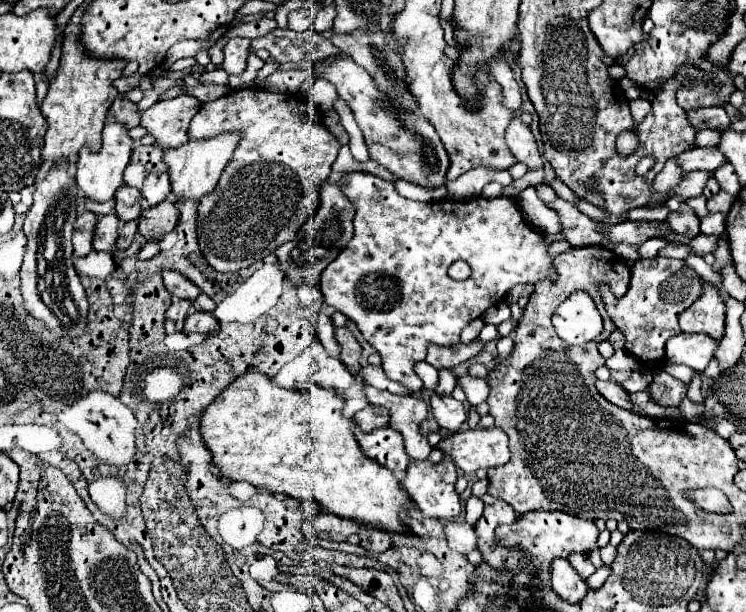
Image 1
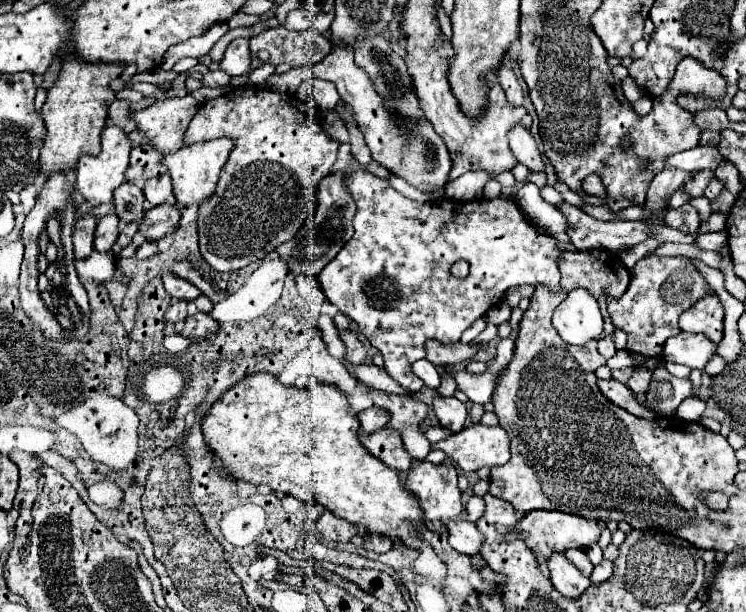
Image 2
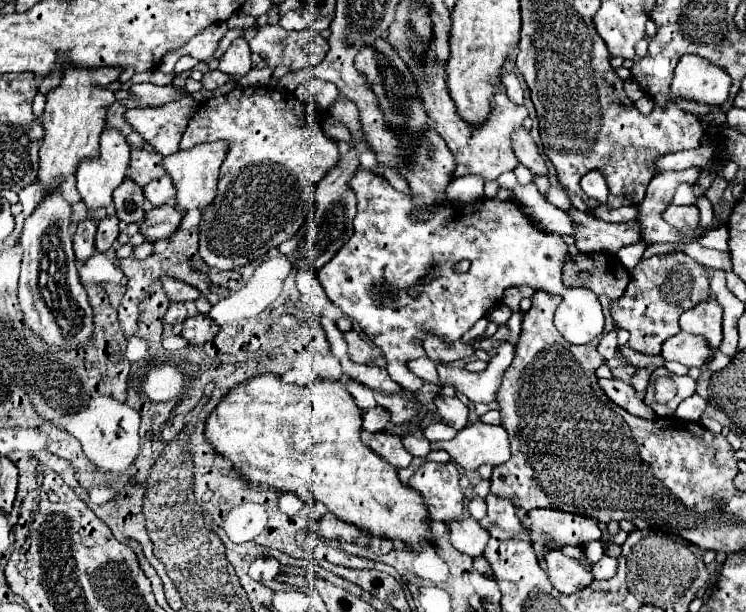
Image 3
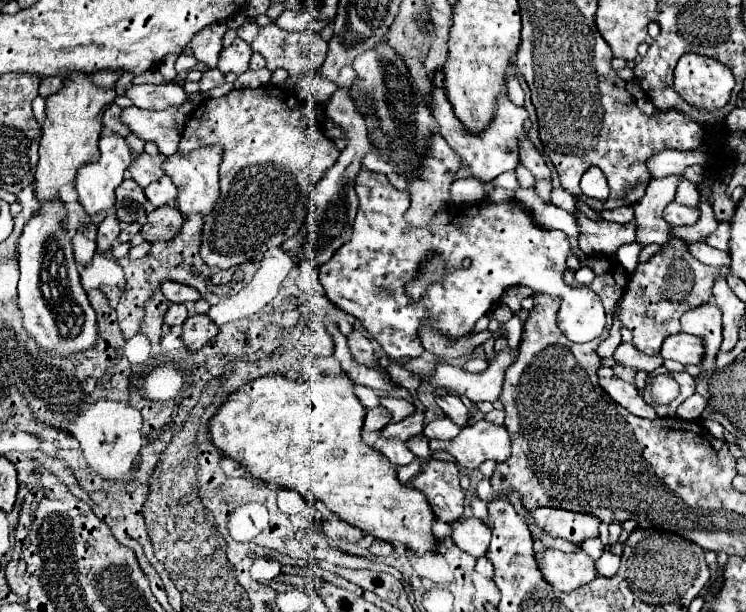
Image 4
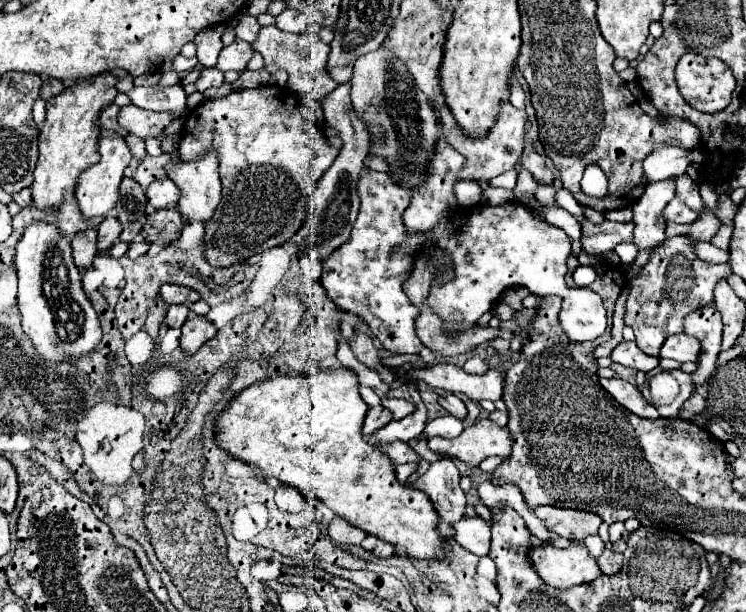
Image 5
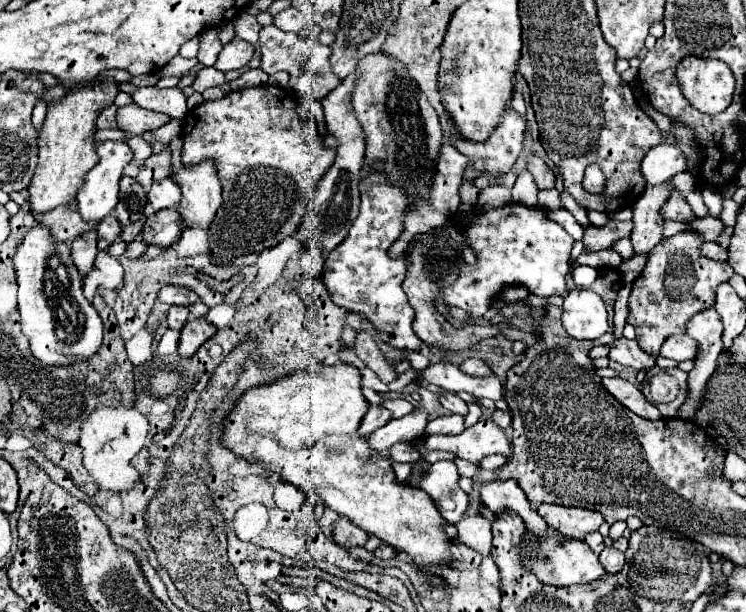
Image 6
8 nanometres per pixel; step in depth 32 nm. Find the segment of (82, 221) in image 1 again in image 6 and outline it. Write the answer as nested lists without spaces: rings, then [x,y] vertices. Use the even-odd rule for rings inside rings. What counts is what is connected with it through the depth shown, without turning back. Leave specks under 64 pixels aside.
[[[94,230],[82,234],[80,238],[76,238],[72,242],[72,262],[82,276],[86,276],[92,270],[96,254],[98,254],[98,248],[96,248],[96,232]]]

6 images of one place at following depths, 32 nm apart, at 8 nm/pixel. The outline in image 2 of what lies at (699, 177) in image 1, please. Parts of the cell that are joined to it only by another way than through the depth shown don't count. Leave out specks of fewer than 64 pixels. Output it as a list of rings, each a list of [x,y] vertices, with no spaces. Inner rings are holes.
[[[700,172],[700,174],[696,174],[690,182],[686,182],[684,186],[686,186],[686,190],[688,190],[692,196],[702,196],[712,178],[714,178],[712,172]]]

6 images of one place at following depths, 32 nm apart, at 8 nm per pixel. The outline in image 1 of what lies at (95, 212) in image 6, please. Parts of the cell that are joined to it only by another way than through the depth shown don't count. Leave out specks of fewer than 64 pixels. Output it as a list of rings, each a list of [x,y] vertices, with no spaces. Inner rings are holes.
[[[108,122],[102,130],[102,148],[100,152],[80,152],[78,158],[78,172],[76,172],[76,184],[82,190],[82,194],[88,200],[94,202],[108,202],[114,198],[114,192],[118,186],[122,186],[122,172],[128,166],[132,152],[132,138],[128,136],[128,130],[118,122]]]

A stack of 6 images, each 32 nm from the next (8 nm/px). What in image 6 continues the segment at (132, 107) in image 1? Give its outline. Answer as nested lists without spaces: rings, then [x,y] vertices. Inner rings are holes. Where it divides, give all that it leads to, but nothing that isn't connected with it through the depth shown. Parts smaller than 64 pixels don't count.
[[[108,106],[100,112],[98,120],[96,120],[96,126],[98,130],[104,130],[104,128],[116,128],[116,106]]]

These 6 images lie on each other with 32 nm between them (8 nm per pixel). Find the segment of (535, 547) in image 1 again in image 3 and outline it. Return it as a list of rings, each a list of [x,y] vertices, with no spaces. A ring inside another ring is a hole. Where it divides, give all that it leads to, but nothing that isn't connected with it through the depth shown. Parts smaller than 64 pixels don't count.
[[[552,508],[532,510],[524,520],[524,526],[530,530],[530,540],[534,544],[544,544],[546,538],[552,538],[560,544],[582,546],[584,542],[598,540],[602,536],[594,518]]]

